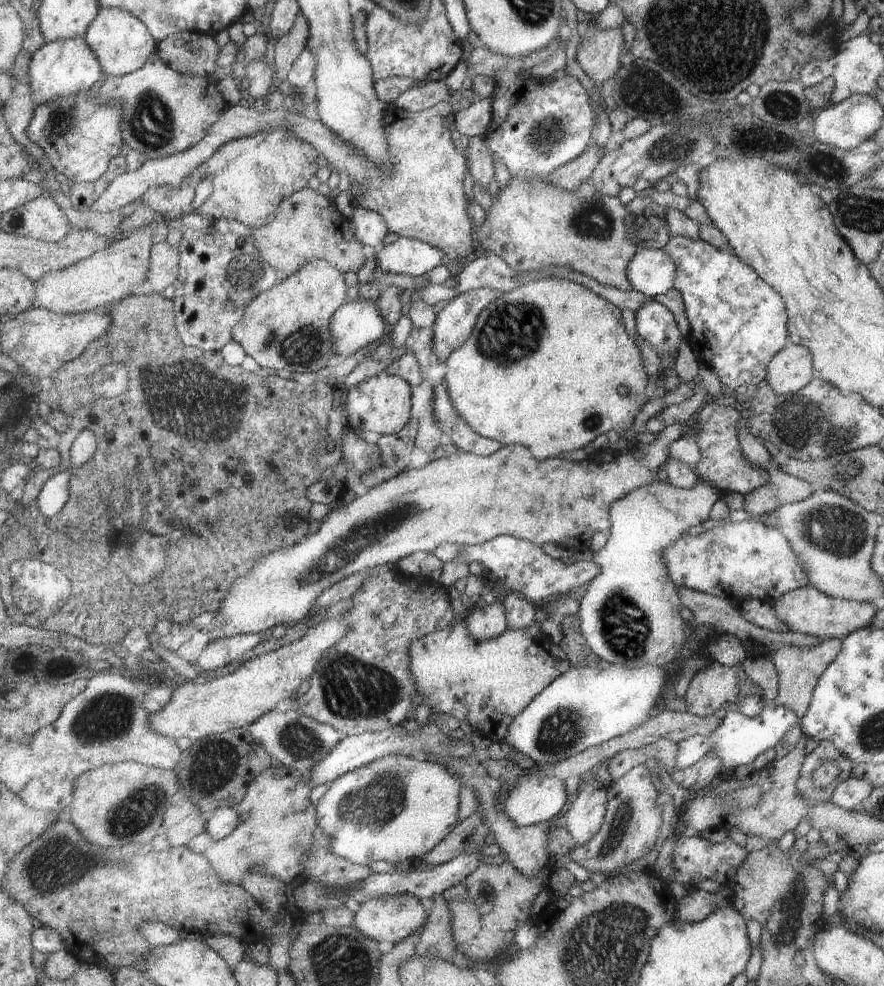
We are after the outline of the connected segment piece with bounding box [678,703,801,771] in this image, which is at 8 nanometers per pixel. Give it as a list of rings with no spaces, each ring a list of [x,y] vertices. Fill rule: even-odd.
[[[767,703],[766,708],[756,718],[748,718],[738,711],[728,711],[712,734],[694,735],[688,740],[679,742],[678,768],[690,768],[708,754],[716,754],[722,761],[725,771],[733,771],[738,766],[754,762],[762,752],[775,748],[790,728],[800,726],[800,720],[801,718],[798,718],[794,712],[790,712],[790,708],[776,704],[773,706],[772,703]]]

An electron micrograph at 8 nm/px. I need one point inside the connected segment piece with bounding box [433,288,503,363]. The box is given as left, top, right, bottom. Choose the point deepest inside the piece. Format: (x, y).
(455, 324)

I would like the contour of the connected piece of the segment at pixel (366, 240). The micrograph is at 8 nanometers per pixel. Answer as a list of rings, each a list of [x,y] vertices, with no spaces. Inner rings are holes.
[[[361,206],[354,215],[353,221],[360,242],[375,252],[384,248],[384,238],[391,230],[382,214]]]

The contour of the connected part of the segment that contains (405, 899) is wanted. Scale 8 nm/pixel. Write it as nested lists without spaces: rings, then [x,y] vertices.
[[[400,894],[392,898],[375,898],[365,902],[357,914],[355,926],[366,936],[378,942],[398,943],[408,940],[424,928],[430,915],[429,903],[421,898],[409,894]]]

